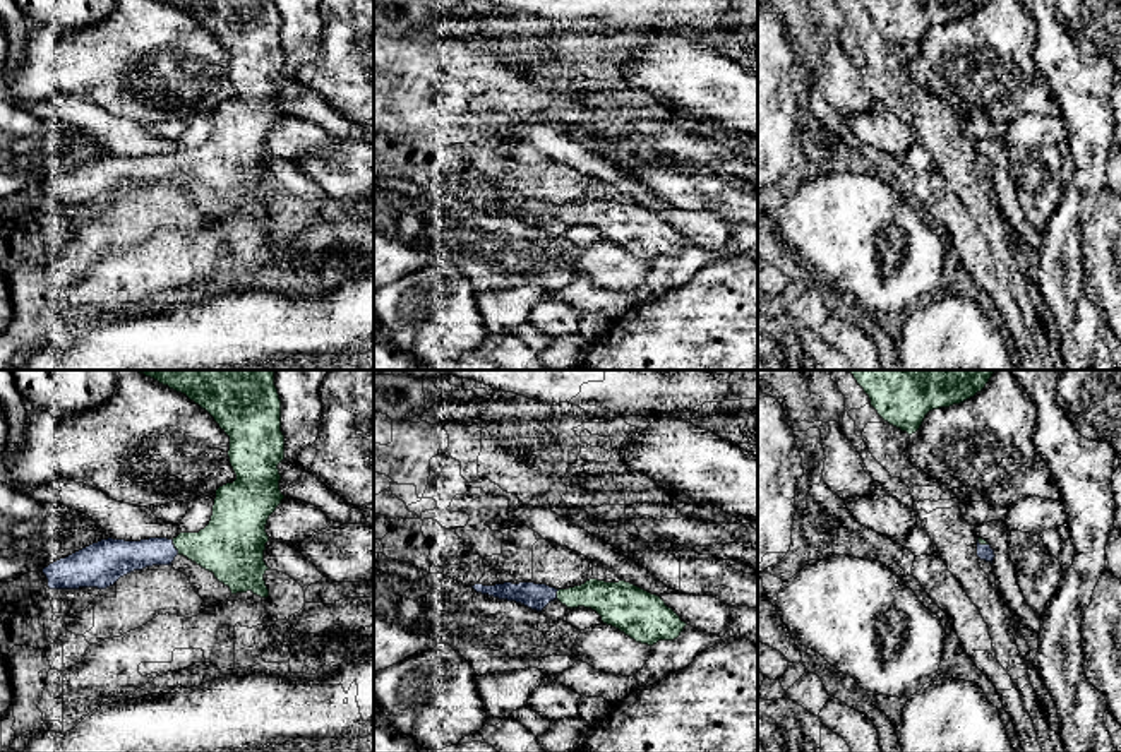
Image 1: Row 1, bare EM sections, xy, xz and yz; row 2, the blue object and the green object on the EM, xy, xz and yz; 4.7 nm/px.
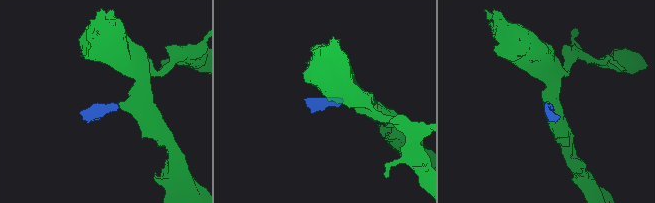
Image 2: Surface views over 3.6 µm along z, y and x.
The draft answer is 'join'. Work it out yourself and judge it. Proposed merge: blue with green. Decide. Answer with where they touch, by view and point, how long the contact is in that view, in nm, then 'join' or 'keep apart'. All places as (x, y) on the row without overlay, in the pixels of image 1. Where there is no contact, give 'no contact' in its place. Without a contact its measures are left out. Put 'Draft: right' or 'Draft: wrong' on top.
Draft: right
contact xy (173, 163); length 80 nm; join

